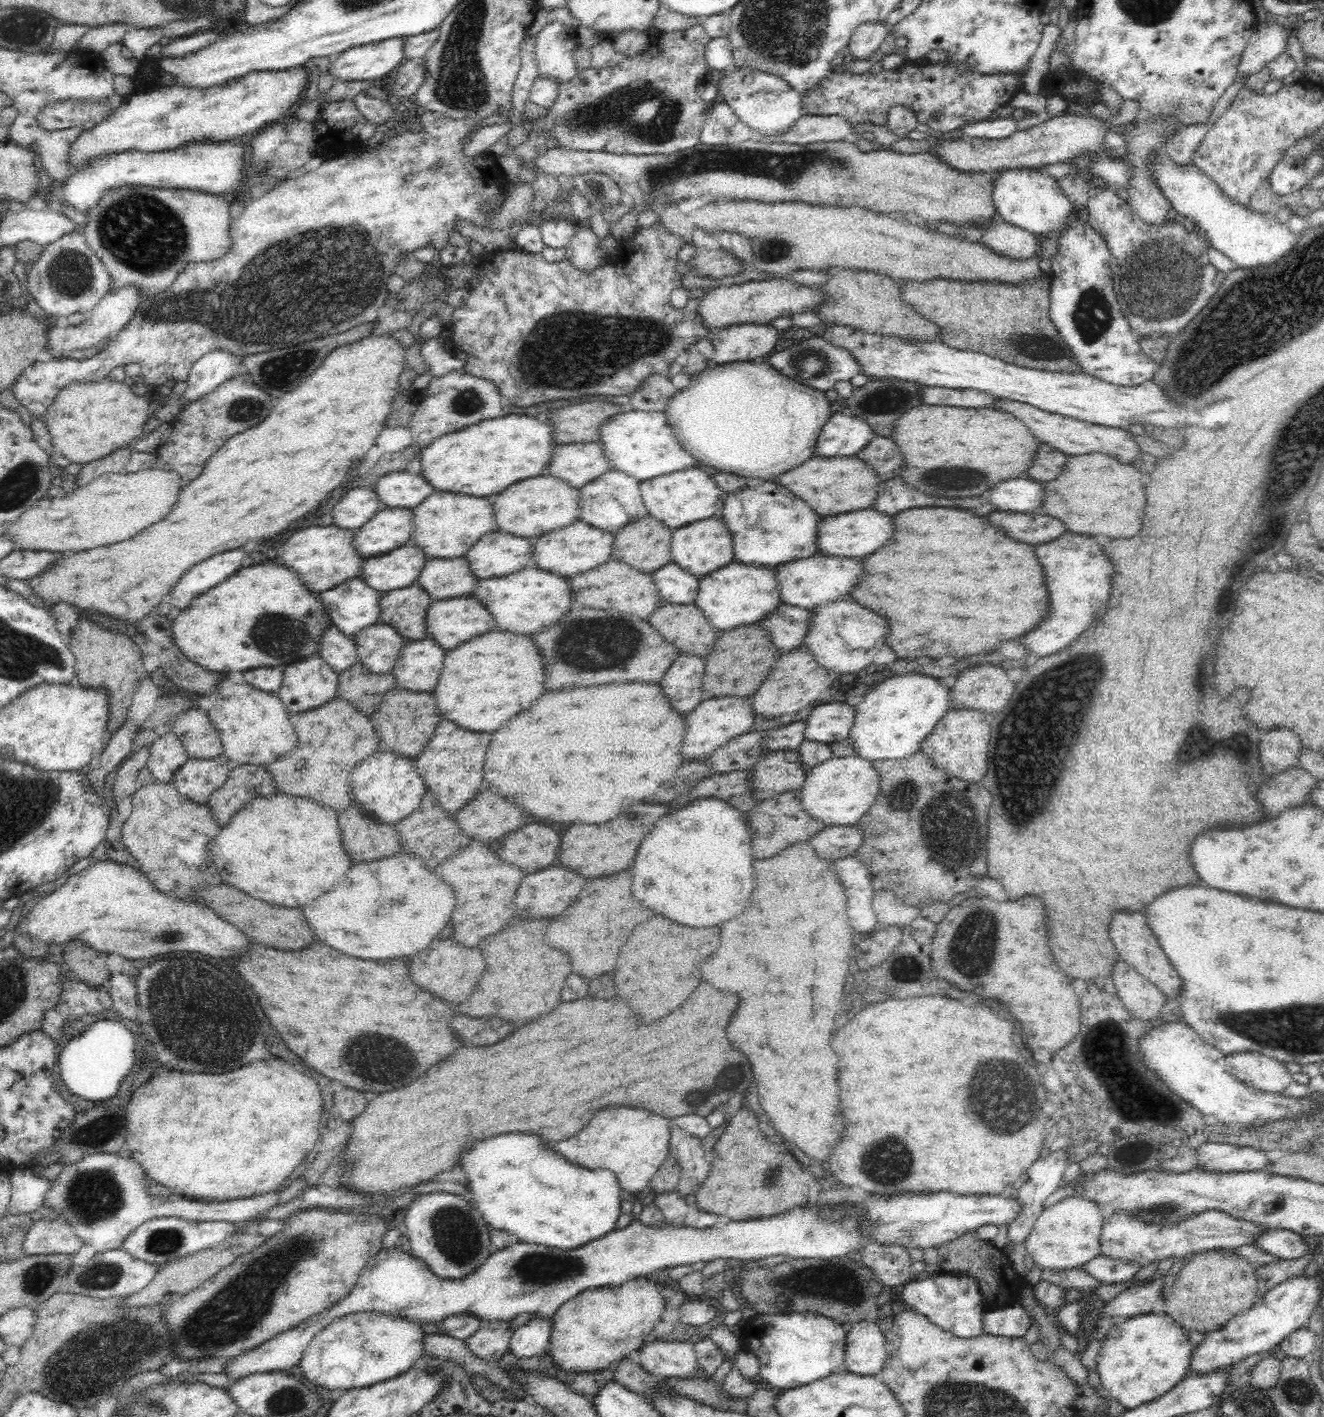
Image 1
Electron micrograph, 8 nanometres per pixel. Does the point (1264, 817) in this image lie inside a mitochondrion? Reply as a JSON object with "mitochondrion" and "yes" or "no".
{"mitochondrion":"no"}

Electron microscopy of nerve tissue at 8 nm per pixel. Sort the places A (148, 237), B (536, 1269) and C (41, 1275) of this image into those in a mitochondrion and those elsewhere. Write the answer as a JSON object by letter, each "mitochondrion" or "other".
{"A":"mitochondrion","B":"mitochondrion","C":"mitochondrion"}

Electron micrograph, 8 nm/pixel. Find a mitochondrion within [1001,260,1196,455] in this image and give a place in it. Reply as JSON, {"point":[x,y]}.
{"point":[1093,312]}

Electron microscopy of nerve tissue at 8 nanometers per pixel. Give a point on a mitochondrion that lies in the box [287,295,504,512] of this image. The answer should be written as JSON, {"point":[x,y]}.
{"point":[467,402]}

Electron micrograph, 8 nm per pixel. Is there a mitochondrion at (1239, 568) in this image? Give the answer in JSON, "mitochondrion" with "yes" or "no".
{"mitochondrion":"no"}

